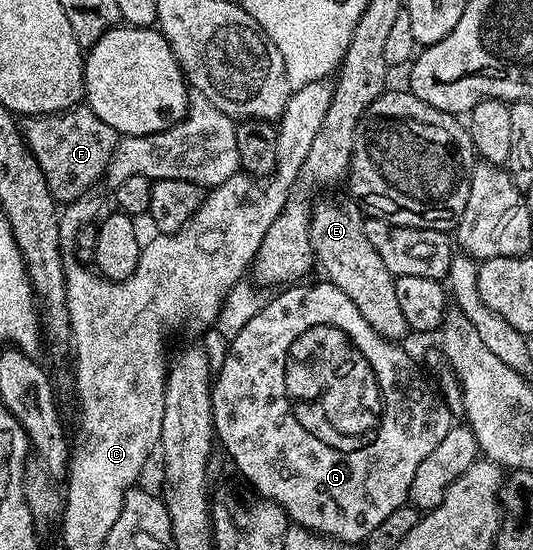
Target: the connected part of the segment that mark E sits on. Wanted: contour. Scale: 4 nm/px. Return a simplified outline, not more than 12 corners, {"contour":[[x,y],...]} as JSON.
{"contour":[[318,200],[309,220],[329,284],[375,332],[411,330],[361,206]]}

